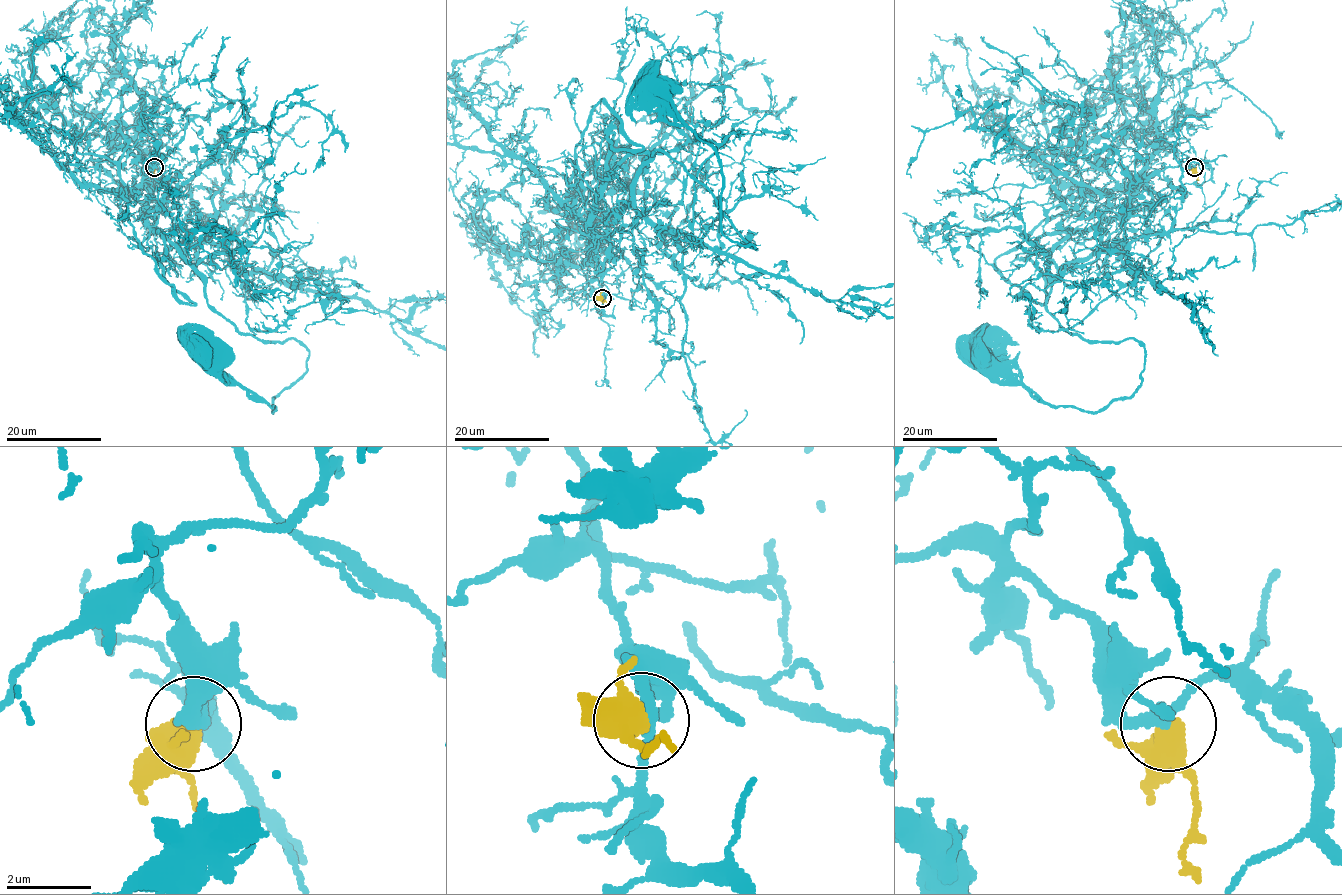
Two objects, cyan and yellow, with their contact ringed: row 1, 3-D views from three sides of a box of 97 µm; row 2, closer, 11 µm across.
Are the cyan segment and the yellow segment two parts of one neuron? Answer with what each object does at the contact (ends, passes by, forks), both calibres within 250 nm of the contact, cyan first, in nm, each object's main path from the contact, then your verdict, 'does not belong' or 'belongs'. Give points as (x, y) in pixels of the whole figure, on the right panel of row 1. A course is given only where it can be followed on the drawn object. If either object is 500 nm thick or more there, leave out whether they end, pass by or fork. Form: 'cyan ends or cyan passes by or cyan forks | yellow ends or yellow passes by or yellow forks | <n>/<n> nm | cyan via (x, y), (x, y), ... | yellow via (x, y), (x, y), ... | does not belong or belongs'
cyan passes by | yellow forks | 240/380 nm | cyan via (1195, 166), (1156, 153), (1050, 257), (1067, 332), (1146, 352), (1128, 397), (1050, 407), (984, 359) | yellow via (1195, 167), (1198, 185) | belongs

